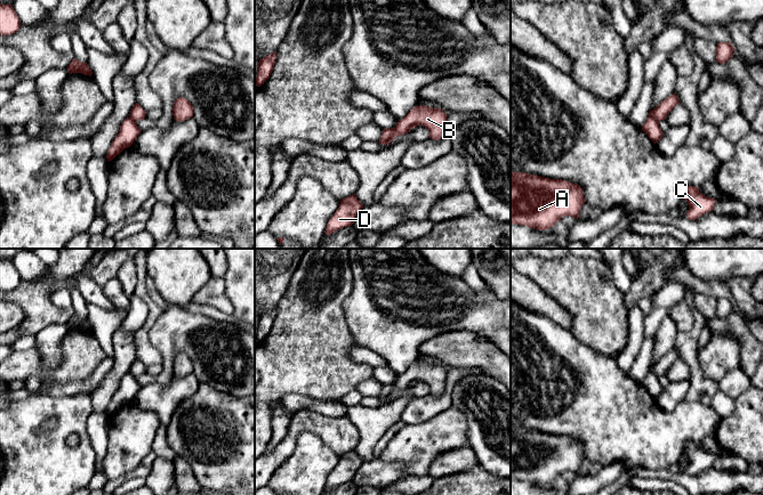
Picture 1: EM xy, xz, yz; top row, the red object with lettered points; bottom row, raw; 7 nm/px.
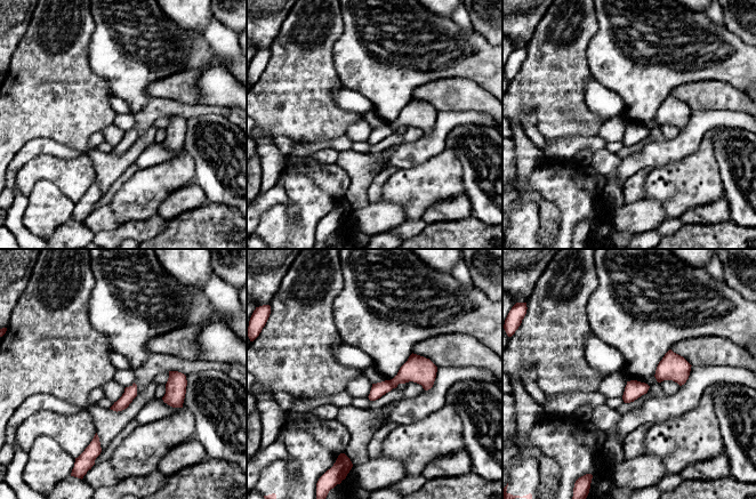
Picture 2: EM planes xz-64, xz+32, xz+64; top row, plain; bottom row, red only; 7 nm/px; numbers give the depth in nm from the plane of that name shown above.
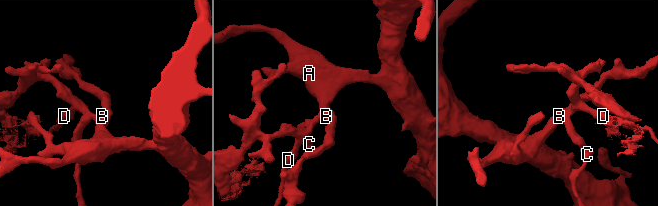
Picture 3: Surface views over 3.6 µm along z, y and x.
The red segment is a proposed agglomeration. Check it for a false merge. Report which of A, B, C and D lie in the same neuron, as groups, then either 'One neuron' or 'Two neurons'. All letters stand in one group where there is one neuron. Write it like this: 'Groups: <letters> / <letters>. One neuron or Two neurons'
Groups: A B D / C. Two neurons

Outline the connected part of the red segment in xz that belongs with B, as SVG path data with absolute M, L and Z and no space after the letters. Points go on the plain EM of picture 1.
M415 362L395 381L395 389L384 399L388 400L397 391L405 390L417 381L423 381L429 387L429 393L440 396L445 388L447 370L441 364Z

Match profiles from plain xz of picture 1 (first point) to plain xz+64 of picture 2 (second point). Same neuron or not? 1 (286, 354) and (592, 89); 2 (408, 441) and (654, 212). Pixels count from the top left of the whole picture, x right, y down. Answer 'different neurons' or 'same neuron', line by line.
1: different neurons
2: different neurons

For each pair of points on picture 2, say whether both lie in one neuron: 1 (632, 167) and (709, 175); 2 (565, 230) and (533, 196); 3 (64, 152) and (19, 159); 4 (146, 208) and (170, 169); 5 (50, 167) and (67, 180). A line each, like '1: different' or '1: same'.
1: different
2: different
3: same
4: same
5: same

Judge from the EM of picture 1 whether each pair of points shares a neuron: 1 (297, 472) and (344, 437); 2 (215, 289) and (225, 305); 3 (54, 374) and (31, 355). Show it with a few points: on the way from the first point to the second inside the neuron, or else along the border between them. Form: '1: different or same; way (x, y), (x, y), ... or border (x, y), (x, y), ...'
1: different; border (307, 431), (316, 433), (339, 456)
2: same; way (215, 292), (222, 301)
3: same; way (47, 374), (33, 362)

